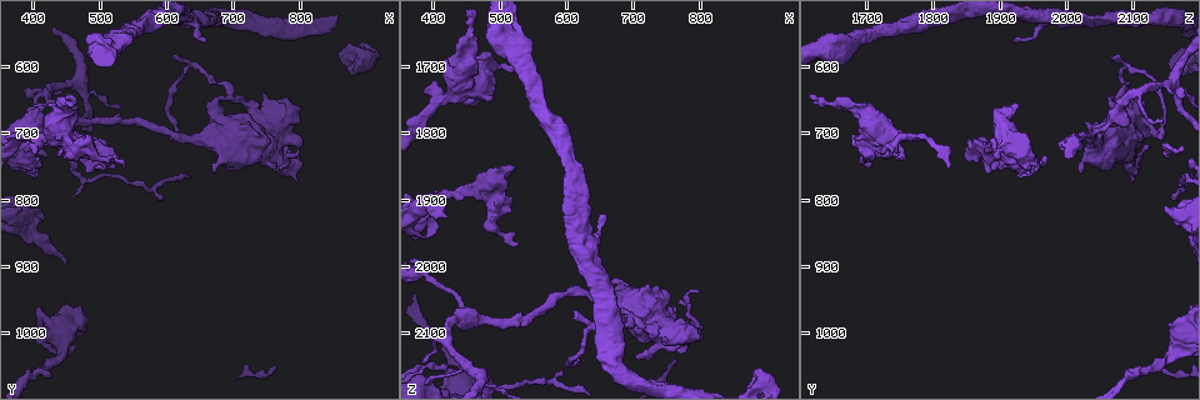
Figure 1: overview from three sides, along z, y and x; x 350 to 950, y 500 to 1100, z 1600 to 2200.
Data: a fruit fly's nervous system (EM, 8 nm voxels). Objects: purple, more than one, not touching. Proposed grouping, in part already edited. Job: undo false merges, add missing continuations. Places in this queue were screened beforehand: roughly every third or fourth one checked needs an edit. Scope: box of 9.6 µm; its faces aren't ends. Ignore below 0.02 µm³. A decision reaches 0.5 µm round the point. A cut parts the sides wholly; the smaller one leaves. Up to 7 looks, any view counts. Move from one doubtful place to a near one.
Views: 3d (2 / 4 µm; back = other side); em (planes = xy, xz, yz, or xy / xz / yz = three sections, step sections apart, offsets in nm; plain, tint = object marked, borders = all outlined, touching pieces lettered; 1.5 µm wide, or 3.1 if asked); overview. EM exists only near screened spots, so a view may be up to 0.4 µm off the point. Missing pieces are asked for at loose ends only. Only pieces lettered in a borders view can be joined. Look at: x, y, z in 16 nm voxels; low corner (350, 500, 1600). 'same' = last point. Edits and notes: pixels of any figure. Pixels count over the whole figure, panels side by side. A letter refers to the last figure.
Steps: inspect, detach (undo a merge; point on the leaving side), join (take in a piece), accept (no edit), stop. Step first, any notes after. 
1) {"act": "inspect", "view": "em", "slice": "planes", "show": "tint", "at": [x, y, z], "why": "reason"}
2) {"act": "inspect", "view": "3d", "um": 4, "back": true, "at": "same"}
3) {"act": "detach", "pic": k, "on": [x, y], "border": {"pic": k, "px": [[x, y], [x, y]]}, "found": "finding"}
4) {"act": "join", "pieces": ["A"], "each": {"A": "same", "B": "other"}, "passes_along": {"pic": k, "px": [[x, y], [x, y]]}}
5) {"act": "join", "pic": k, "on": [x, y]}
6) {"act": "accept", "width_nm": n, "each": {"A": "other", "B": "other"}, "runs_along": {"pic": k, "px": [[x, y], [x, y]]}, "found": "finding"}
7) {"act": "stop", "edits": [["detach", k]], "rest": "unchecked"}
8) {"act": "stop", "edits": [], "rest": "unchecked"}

{"act": "inspect", "view": "em", "slice": "planes", "show": "borders", "at": [455, 735, 1705], "why": "free end"}

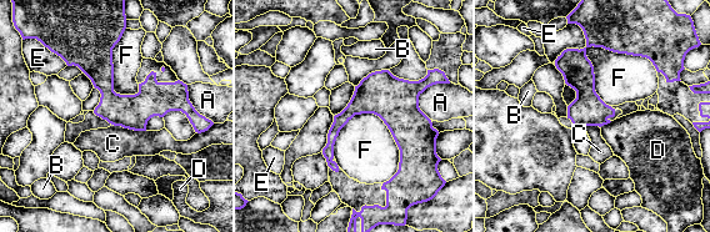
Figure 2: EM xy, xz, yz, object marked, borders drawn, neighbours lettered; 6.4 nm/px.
{"act": "join", "pieces": ["F"], "width_nm": 220, "each": {"A": "other", "B": "other", "C": "other", "D": "other", "E": "other", "F": "same"}, "found": "it goes on there"}

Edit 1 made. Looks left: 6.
{"act": "inspect", "view": "overview"}

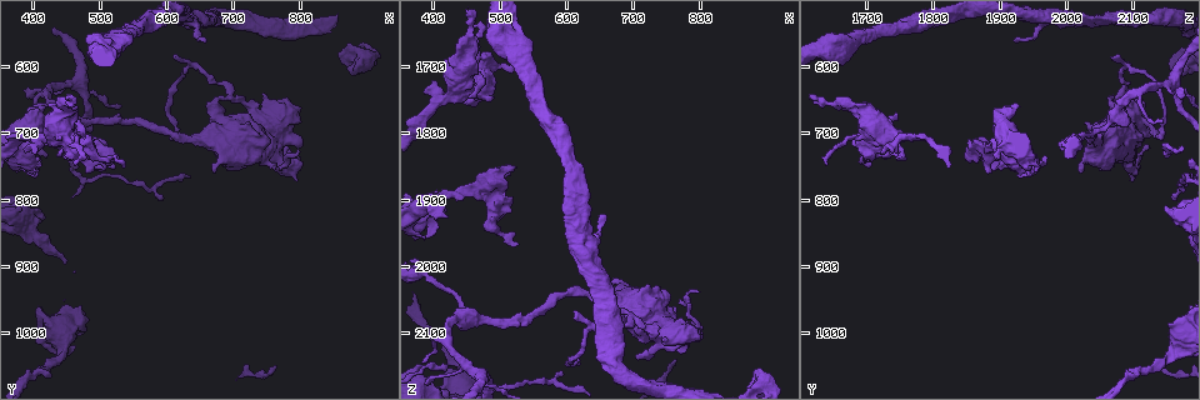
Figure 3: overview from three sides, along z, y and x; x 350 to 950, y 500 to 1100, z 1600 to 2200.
{"act": "inspect", "view": "em", "slice": "planes", "show": "plain", "at": [525, 735, 1965], "why": "branch stops here"}

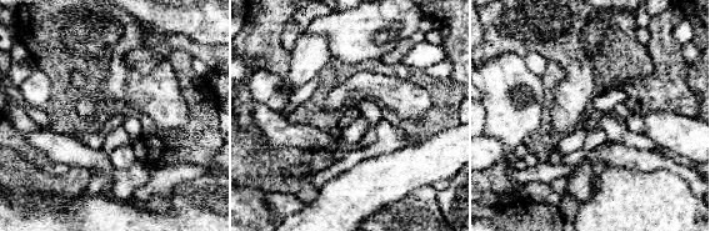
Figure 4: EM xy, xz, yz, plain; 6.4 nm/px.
{"act": "inspect", "view": "em", "slice": "planes", "show": "borders", "at": "same"}

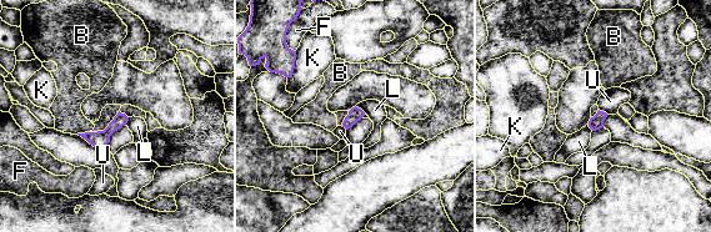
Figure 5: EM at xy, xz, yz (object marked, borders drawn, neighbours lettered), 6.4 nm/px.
{"act": "accept", "each": {"B": "other", "F": "other", "K": "other", "L": "other", "U": "other"}, "border": {"pic": 5, "px": [[89, 131], [76, 134]]}, "found": "no lettered piece goes on from it"}

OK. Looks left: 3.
{"act": "inspect", "view": "3d", "um": 4, "back": true, "at": [420, 655, 1925], "why": "stops while still wide"}

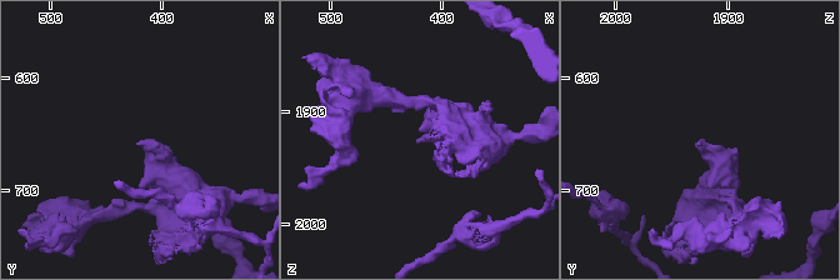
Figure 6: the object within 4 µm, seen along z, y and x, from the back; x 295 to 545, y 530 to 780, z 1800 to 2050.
{"act": "inspect", "view": "em", "slice": "planes", "show": "borders", "at": [424, 656, 1928]}

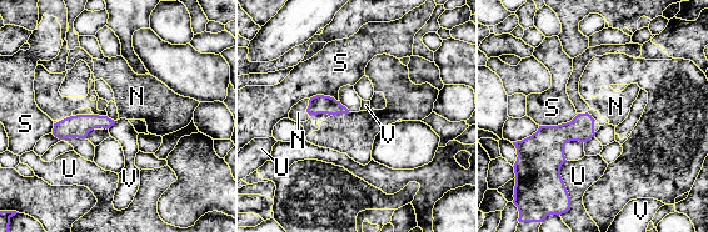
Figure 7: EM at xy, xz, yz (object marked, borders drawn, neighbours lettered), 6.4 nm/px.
{"act": "join", "pieces": ["N"], "each": {"N": "same", "S": "other", "U": "other", "V": "other"}, "found": "it goes on there"}

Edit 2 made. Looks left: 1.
{"act": "stop", "edits": [["join", 2], ["join", 7]], "rest": "unchecked"}

